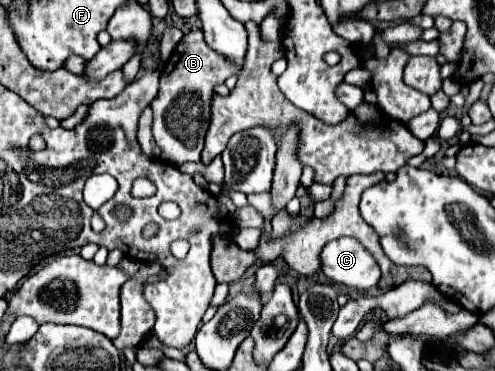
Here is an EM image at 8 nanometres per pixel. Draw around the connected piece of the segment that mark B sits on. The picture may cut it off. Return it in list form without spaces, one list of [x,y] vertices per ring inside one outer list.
[[[193,30],[177,44],[161,72],[161,88],[157,98],[151,102],[153,124],[151,132],[155,144],[161,154],[159,160],[179,166],[183,162],[199,162],[203,150],[203,138],[209,126],[211,116],[211,96],[217,84],[223,84],[225,78],[233,76],[237,70],[223,60],[217,52],[213,52],[205,40],[201,30]]]

